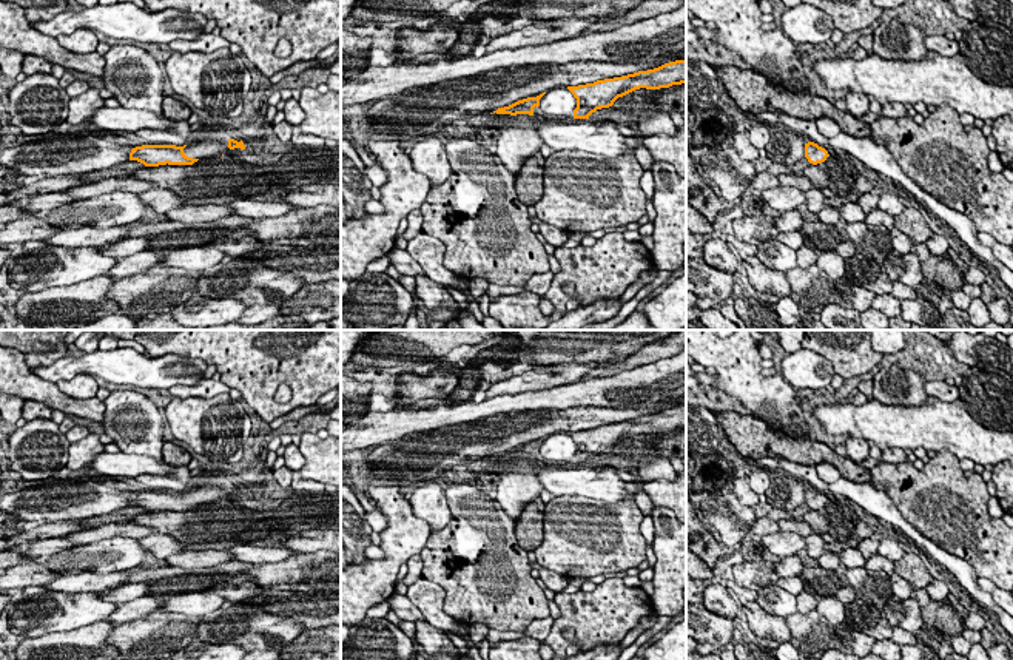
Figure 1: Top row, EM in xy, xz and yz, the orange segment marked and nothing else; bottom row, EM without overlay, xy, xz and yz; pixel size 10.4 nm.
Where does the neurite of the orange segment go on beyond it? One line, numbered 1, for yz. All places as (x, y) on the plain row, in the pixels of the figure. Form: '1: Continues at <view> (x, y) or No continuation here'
1: No continuation here

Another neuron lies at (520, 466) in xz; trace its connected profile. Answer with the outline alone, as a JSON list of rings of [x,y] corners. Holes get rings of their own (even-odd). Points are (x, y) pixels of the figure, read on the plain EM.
[[[490,460],[493,467],[503,472],[495,476],[495,500],[504,512],[517,523],[523,507],[540,498],[543,492],[541,483],[533,475],[535,467],[529,460]]]

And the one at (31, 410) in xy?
[[[25,399],[22,416],[26,421],[32,419],[52,419],[52,409],[43,402]]]

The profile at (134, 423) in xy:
[[[113,390],[103,401],[102,426],[122,453],[148,455],[163,461],[163,419],[157,406],[143,393]]]

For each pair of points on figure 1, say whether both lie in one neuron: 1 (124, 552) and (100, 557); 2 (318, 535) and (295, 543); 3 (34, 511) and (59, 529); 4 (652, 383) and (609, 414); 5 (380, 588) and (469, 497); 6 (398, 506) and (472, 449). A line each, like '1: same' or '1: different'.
1: same
2: same
3: different
4: different
5: different
6: different

